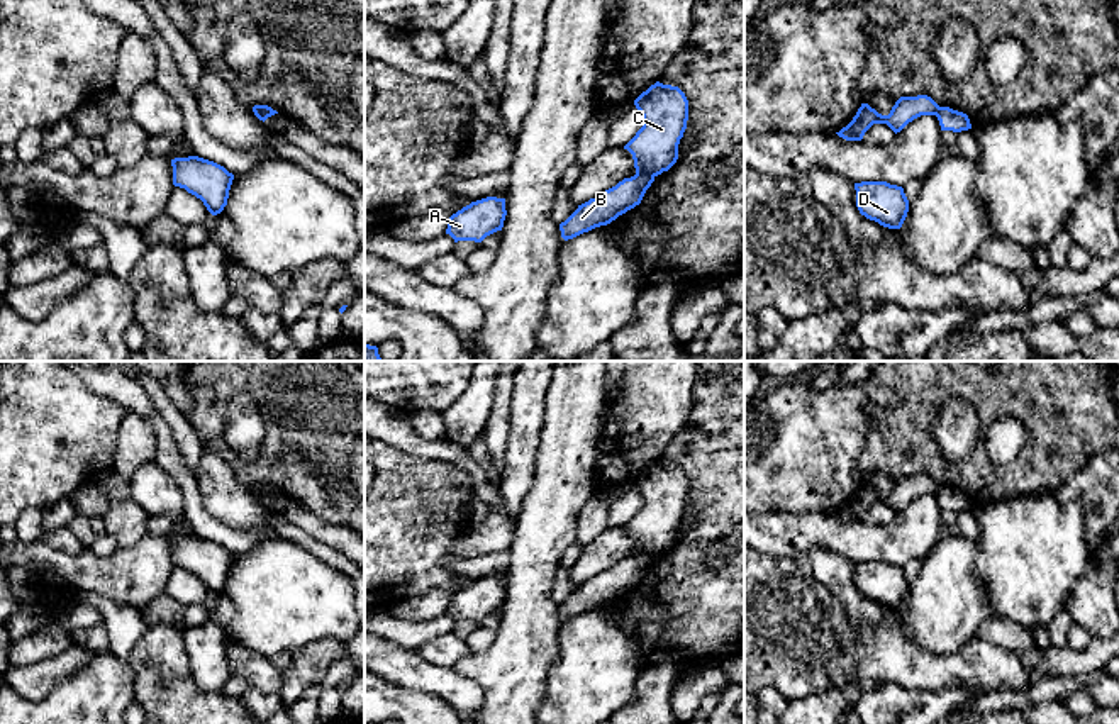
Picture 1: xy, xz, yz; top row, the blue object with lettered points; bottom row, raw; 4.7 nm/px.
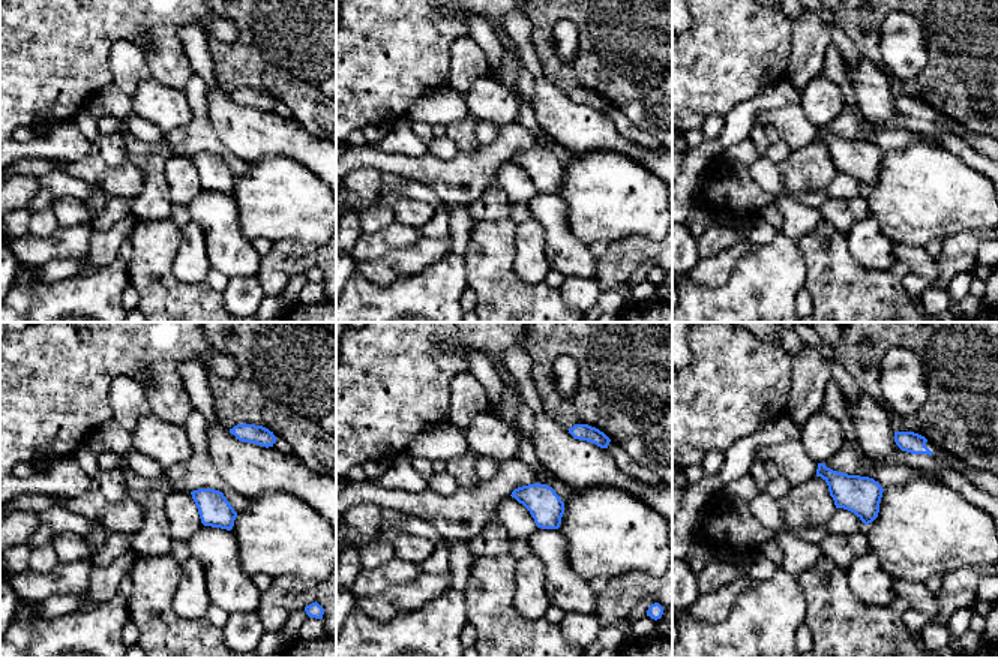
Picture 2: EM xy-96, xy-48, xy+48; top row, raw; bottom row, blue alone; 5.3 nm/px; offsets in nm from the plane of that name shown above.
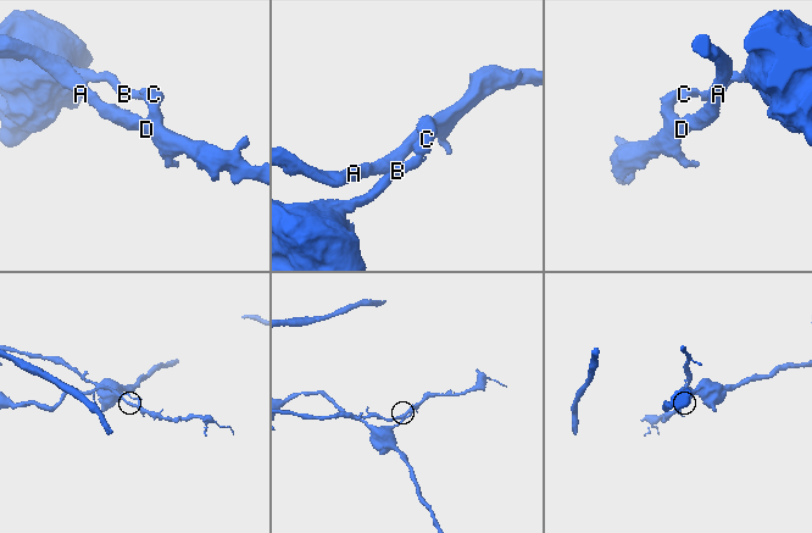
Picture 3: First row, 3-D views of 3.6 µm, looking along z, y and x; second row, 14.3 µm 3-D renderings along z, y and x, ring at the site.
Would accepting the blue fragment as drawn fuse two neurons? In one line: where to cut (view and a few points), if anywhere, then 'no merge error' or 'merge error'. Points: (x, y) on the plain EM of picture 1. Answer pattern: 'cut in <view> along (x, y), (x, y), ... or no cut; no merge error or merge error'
cut in xz along (636, 551), (653, 556); merge error

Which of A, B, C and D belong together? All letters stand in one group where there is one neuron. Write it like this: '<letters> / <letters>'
A C D / B

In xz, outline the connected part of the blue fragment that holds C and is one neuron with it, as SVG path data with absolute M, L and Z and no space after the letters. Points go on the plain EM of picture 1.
M656 461L634 480L634 485L643 495L643 507L624 529L632 534L636 553L658 556L678 539L678 524L688 500L688 480L678 466Z

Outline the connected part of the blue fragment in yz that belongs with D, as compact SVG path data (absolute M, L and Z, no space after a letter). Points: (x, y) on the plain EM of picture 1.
M887 561L855 563L856 587L861 595L888 609L900 609L907 592L909 580L902 566Z

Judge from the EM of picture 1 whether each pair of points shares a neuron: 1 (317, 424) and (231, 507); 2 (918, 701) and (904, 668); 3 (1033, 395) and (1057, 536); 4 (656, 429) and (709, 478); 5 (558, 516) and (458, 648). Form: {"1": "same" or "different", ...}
{"1": "different", "2": "different", "3": "different", "4": "different", "5": "different"}

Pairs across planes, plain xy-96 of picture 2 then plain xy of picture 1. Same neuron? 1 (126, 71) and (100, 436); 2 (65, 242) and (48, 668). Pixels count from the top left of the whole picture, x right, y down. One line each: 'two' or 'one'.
1: two
2: two

